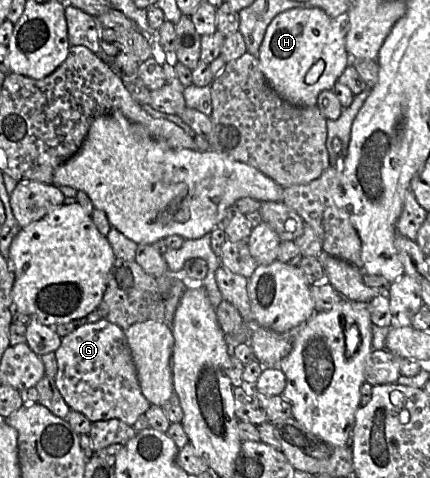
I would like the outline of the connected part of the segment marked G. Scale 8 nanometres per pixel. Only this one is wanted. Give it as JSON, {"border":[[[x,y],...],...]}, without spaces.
{"border":[[[105,319],[79,326],[61,339],[55,355],[58,364],[58,372],[54,378],[57,389],[71,410],[82,413],[92,423],[118,419],[133,427],[137,418],[151,406],[141,392],[131,351],[124,331],[119,326]]]}

